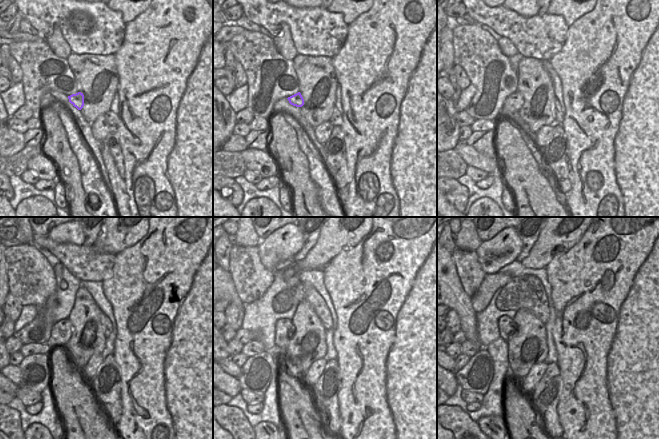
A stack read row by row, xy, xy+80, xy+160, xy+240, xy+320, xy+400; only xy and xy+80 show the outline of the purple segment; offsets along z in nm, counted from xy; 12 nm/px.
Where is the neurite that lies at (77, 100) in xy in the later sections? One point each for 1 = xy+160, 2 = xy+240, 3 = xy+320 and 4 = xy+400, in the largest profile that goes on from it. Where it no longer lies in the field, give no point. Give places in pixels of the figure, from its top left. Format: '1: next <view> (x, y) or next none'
1: next xy+160 (513, 103)
2: next xy+240 (61, 332)
3: next xy+320 (284, 327)
4: next xy+400 (506, 326)

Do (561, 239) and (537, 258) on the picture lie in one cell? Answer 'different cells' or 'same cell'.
same cell

